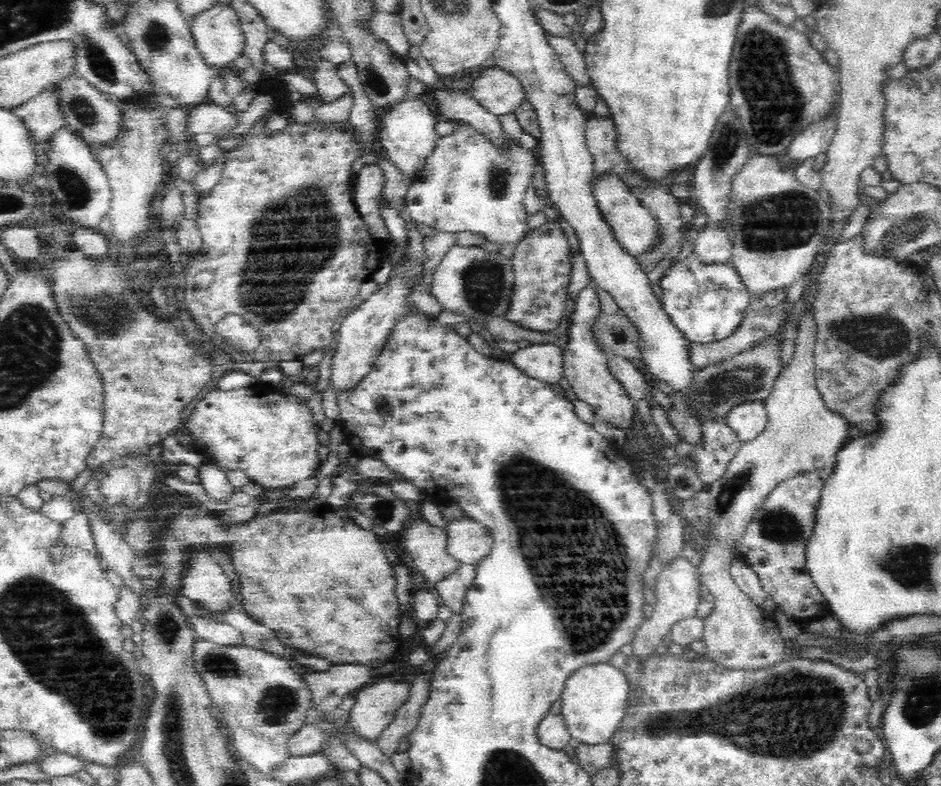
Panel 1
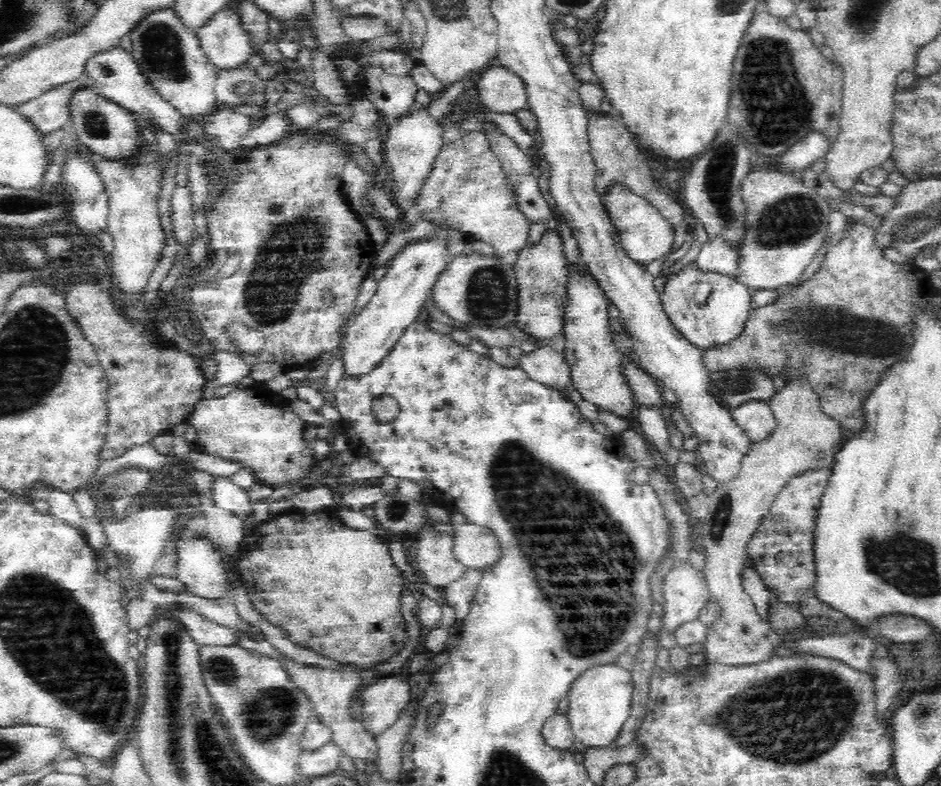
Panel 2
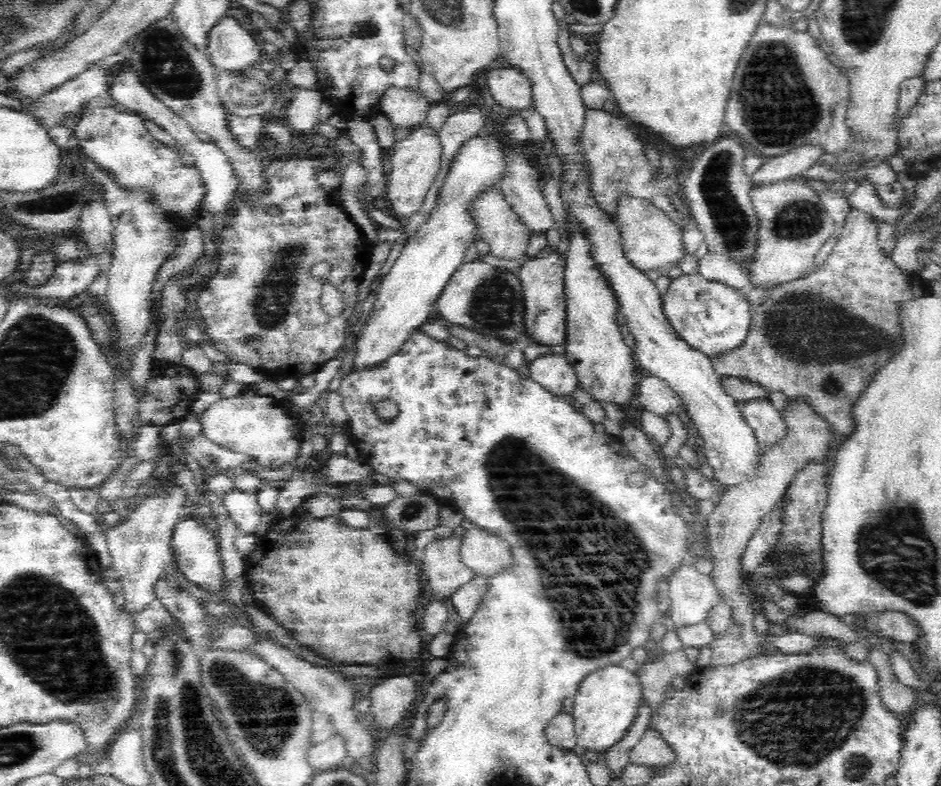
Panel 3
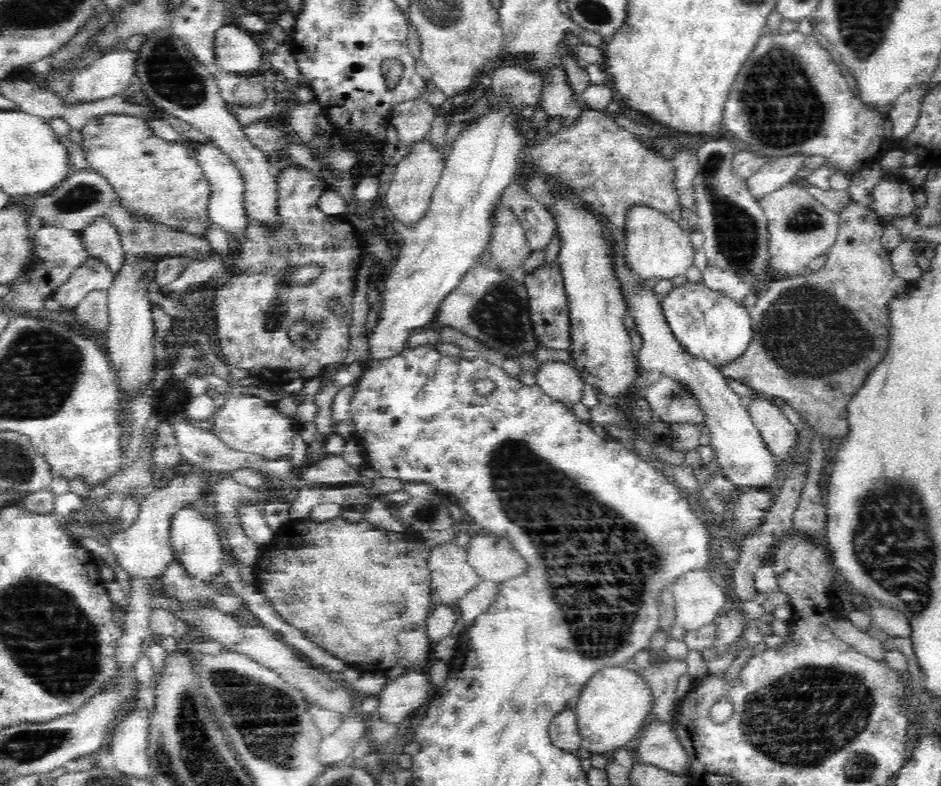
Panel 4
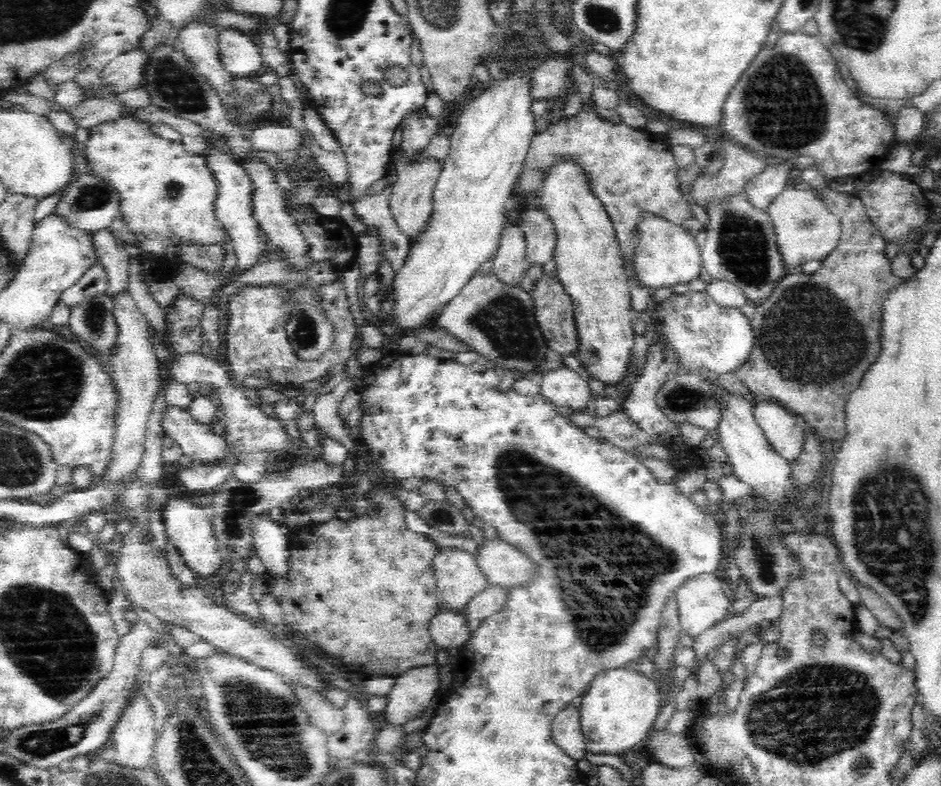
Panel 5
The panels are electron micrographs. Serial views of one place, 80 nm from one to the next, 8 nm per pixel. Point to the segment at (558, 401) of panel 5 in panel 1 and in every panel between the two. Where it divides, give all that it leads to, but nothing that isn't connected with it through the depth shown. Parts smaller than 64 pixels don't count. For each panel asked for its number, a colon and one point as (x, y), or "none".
1: (542, 361)
2: (545, 365)
3: (554, 372)
4: (562, 381)

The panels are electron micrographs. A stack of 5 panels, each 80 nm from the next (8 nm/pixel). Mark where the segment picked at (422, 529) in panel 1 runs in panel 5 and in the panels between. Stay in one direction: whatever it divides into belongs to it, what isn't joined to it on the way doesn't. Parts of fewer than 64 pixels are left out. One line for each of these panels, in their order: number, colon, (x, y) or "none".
2: (441, 569)
3: (445, 572)
4: (453, 579)
5: (459, 579)

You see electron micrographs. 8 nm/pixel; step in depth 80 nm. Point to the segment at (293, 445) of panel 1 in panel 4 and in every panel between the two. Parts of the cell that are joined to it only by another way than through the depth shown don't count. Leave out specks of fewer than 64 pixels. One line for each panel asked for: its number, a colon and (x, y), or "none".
2: (266, 435)
3: (259, 426)
4: (248, 423)

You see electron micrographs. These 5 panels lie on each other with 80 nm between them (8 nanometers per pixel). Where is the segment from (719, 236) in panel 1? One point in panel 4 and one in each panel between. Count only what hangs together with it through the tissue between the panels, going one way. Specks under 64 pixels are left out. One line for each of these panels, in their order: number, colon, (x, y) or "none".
2: (717, 257)
3: (716, 268)
4: (721, 281)

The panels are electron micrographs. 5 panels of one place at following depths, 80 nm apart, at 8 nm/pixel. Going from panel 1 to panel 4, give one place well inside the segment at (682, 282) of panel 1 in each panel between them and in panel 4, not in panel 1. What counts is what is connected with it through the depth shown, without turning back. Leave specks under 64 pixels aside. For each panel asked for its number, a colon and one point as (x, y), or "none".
2: (710, 310)
3: (715, 319)
4: (708, 326)

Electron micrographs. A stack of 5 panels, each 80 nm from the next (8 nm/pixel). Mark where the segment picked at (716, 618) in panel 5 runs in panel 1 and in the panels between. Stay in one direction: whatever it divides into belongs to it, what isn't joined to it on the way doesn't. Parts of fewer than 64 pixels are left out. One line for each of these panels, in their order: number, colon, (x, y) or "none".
1: (679, 588)
2: (686, 592)
3: (693, 595)
4: (699, 601)

